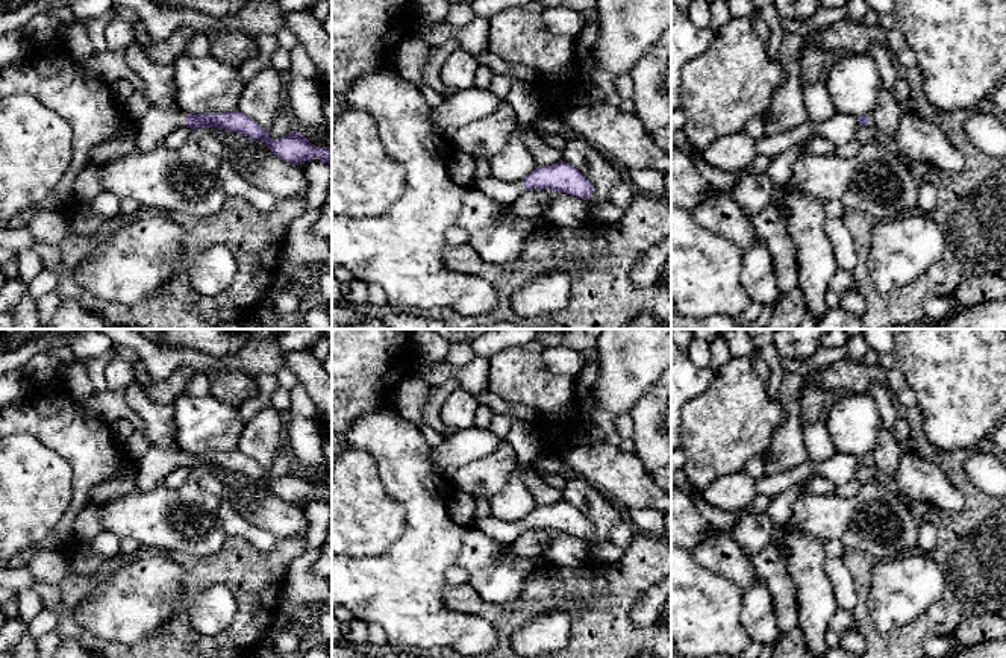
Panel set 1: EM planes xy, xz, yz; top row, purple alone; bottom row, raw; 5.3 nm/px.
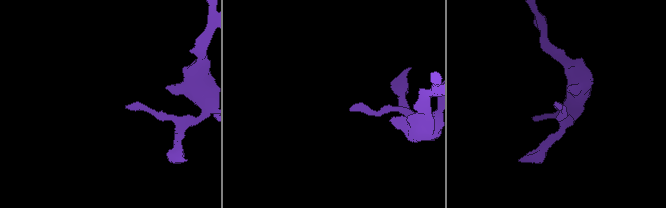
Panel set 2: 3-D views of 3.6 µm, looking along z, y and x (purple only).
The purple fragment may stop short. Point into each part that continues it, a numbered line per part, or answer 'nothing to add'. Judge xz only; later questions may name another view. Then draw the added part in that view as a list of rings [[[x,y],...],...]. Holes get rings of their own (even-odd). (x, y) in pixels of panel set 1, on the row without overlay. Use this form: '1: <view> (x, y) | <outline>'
1: xz (503, 532) | [[[491,515],[480,519],[476,528],[489,535],[500,547],[511,544],[520,534],[527,531],[523,520],[505,522]]]

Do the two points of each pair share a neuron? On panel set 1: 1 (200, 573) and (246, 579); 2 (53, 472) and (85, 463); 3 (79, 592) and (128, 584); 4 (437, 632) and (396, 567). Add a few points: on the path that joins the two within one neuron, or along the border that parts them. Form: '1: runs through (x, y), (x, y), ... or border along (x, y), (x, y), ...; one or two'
1: runs through (211, 573), (235, 573); one
2: border along (43, 443), (71, 472), (71, 501), (68, 504); two
3: border along (123, 566), (79, 604), (74, 613), (76, 619); two
4: runs through (420, 616), (408, 604), (402, 584); one

